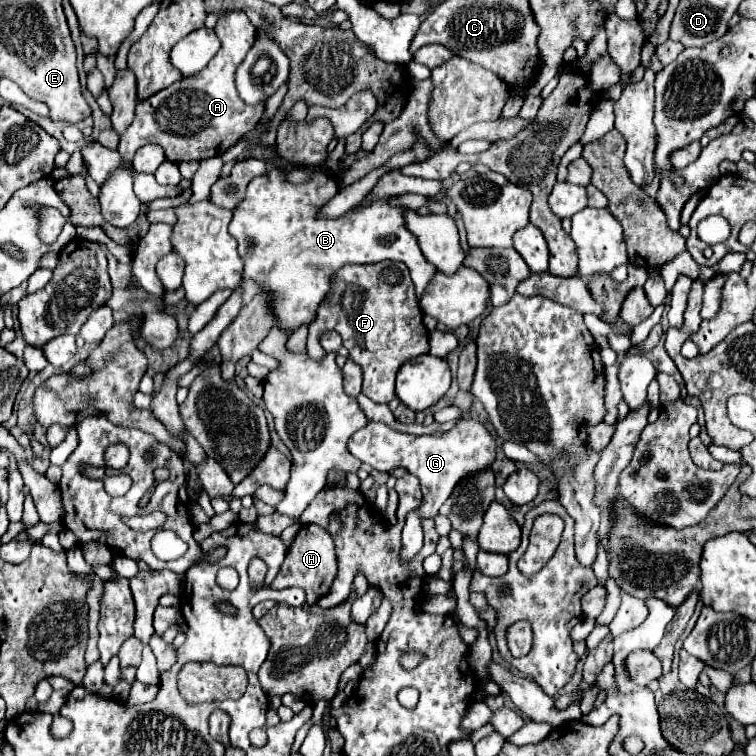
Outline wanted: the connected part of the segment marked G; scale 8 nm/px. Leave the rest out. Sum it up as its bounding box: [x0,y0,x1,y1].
[349,419,495,563]

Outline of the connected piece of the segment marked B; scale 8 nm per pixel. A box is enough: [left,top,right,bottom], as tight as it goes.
[229,155,435,335]

